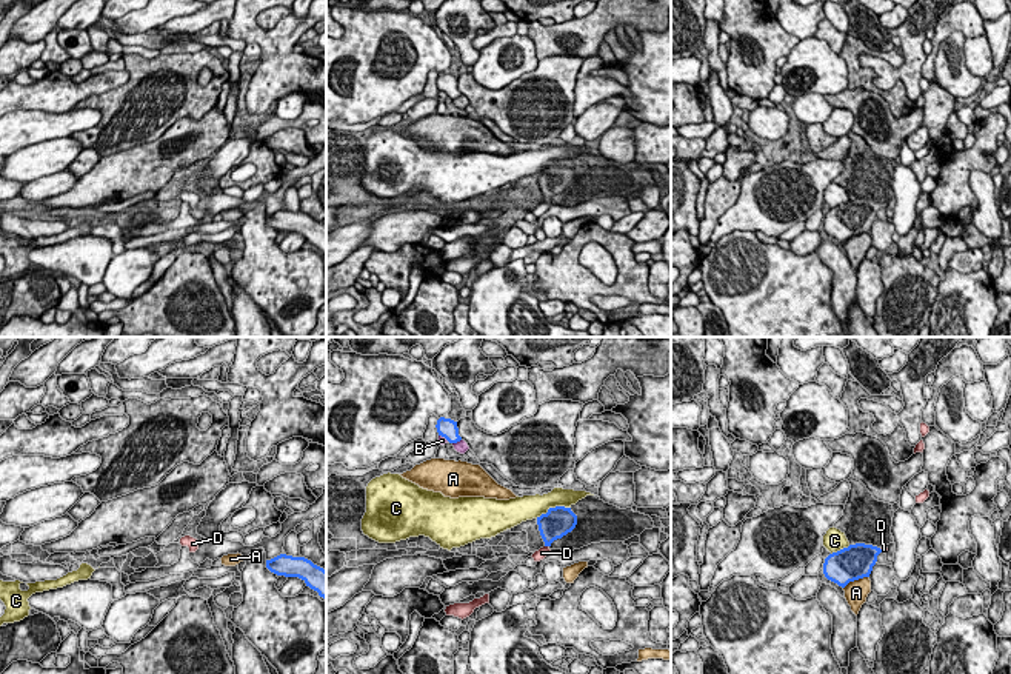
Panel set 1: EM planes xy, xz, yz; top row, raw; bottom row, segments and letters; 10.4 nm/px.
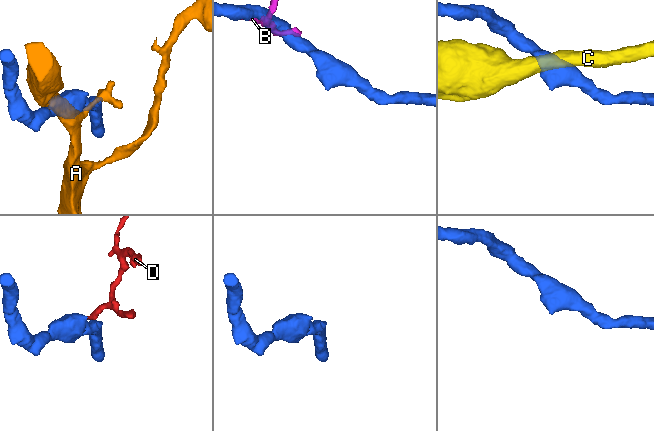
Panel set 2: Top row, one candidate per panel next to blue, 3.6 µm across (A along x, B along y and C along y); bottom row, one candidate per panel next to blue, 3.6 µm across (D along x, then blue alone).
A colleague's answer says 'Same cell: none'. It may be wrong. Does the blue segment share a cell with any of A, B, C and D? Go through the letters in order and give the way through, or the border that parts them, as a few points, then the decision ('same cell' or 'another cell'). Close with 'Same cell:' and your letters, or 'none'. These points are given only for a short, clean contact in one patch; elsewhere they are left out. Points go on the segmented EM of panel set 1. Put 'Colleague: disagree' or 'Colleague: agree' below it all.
A: another cell
B: another cell
C: border xz (570, 507), (551, 507), (536, 517); another cell
D: way xz (556, 523), (550, 530), (547, 545), (542, 553); same cell
Same cell: D
Colleague: disagree

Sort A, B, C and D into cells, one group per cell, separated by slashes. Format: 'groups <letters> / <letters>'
groups A / B / C / D

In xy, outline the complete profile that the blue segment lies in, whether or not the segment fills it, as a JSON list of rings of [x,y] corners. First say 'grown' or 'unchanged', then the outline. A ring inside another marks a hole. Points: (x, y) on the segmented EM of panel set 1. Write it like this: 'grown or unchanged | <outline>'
unchanged | [[[280,554],[271,560],[266,560],[266,568],[285,577],[299,577],[306,586],[317,591],[320,597],[326,600],[326,571],[305,557],[292,557]]]

